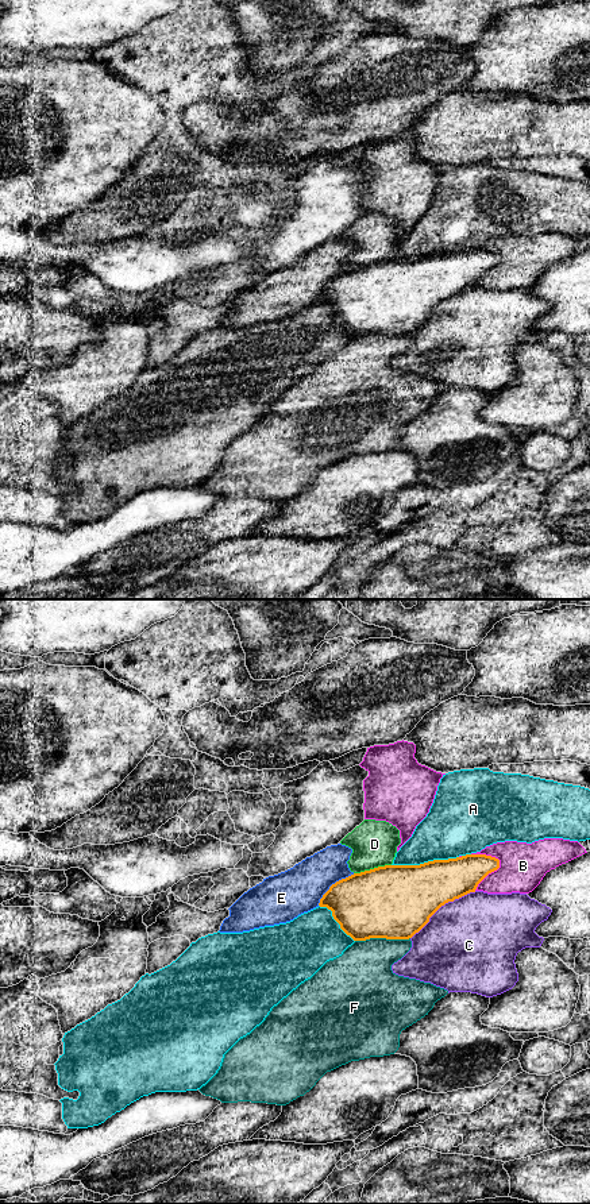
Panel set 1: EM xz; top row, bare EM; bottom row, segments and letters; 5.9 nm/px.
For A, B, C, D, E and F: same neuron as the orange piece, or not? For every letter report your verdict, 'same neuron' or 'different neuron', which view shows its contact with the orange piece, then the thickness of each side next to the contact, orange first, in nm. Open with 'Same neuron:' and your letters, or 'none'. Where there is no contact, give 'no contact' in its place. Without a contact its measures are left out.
Same neuron: none
A: different neuron; contact in xz; calibres 400 and 320 nm
B: different neuron; contact in xz; calibres 240 and 280 nm
C: different neuron; contact in xz; calibres 400 and 480 nm
D: different neuron; contact in xz; calibres 440 and 280 nm
E: different neuron; contact in xz; calibres 400 and 280 nm
F: different neuron; contact in xz; calibres 440 and 340 nm

